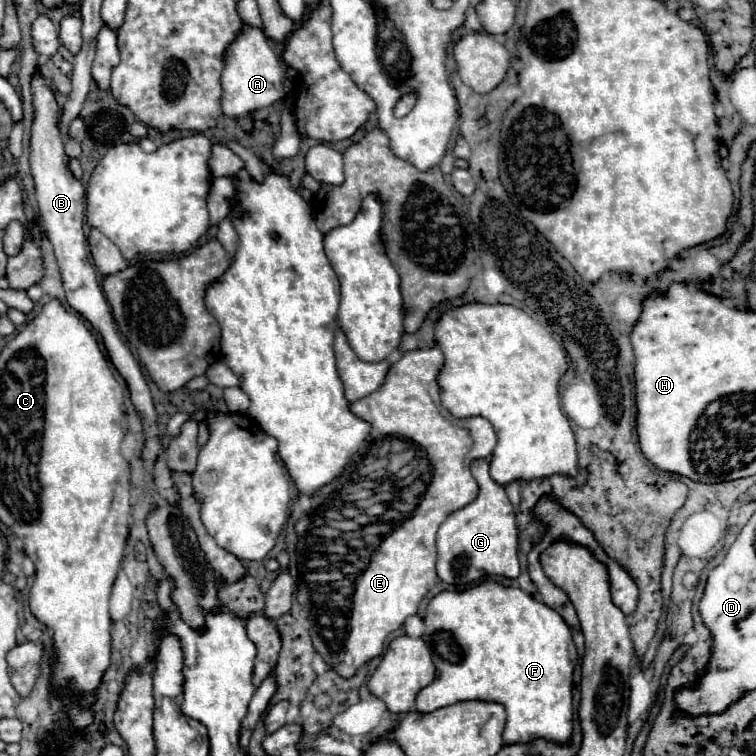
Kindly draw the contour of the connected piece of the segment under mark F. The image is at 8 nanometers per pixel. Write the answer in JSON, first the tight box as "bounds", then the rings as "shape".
{"bounds":[416,582,578,744],"shape":[[[480,582],[474,584],[472,588],[466,590],[444,590],[440,594],[436,594],[428,606],[426,606],[426,616],[424,616],[424,636],[422,640],[426,642],[426,646],[432,652],[432,662],[436,666],[436,678],[424,686],[424,690],[420,690],[420,694],[416,696],[416,710],[418,712],[434,712],[442,706],[450,706],[454,702],[460,700],[488,700],[488,702],[500,702],[506,708],[506,728],[504,728],[504,742],[506,744],[514,744],[514,742],[528,742],[534,738],[546,738],[546,740],[554,740],[554,742],[566,742],[570,738],[572,732],[572,672],[578,660],[578,652],[576,646],[572,642],[572,634],[568,624],[564,622],[564,618],[560,618],[560,614],[556,614],[556,610],[552,610],[550,606],[538,602],[532,594],[522,592],[520,588],[514,586],[504,586],[500,582]]]}

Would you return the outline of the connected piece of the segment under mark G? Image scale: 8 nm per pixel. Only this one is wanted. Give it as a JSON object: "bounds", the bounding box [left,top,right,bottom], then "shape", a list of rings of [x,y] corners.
{"bounds":[436,460,520,586],"shape":[[[474,460],[472,476],[476,478],[480,492],[474,502],[456,510],[446,518],[446,522],[438,530],[436,546],[438,546],[438,576],[454,586],[470,586],[470,582],[478,582],[484,576],[506,576],[516,578],[520,574],[518,564],[518,528],[516,528],[516,510],[508,500],[508,494],[502,486],[492,482],[488,462]]]}

